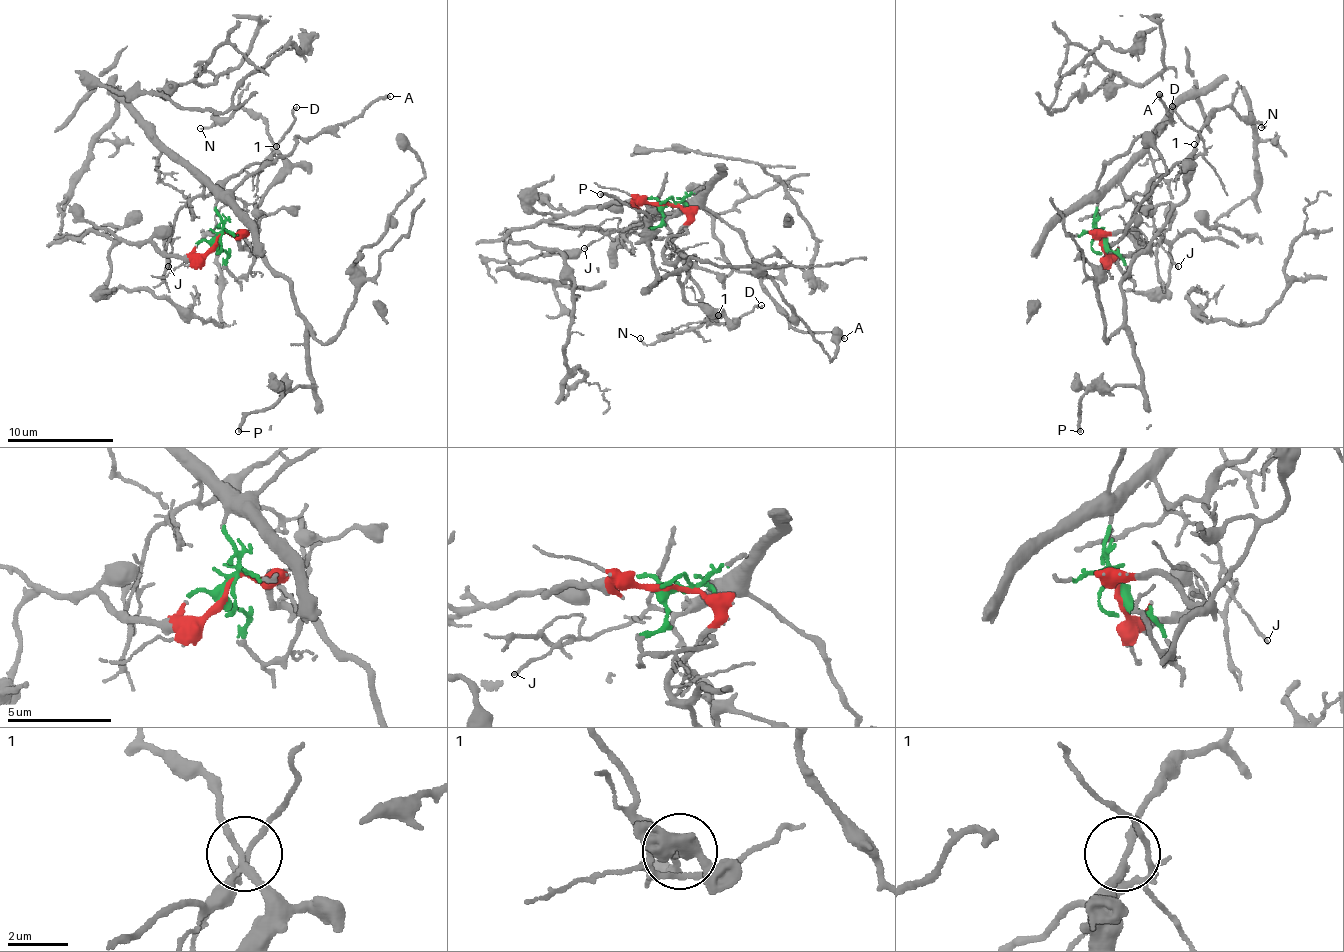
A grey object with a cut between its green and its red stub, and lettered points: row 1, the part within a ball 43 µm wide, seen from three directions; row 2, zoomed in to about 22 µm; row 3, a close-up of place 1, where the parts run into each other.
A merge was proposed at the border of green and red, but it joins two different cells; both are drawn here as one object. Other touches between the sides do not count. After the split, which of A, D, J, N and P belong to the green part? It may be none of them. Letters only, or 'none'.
A, D, J

